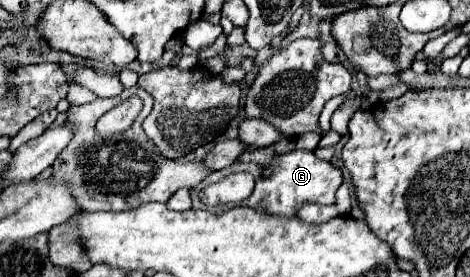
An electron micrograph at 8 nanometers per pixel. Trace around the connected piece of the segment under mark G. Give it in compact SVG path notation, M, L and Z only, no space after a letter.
M296 149L292 153L280 155L274 161L274 171L270 177L262 175L260 165L256 163L234 163L222 171L212 173L212 177L208 177L208 181L204 181L206 185L216 183L216 179L224 179L230 173L240 173L240 171L250 171L256 177L256 189L254 193L242 201L240 205L248 205L248 207L262 207L268 213L276 213L276 215L286 215L292 217L298 213L298 207L306 201L310 203L320 203L320 205L332 205L336 201L336 185L342 183L342 171L336 169L330 161L318 159L312 151L302 151Z

